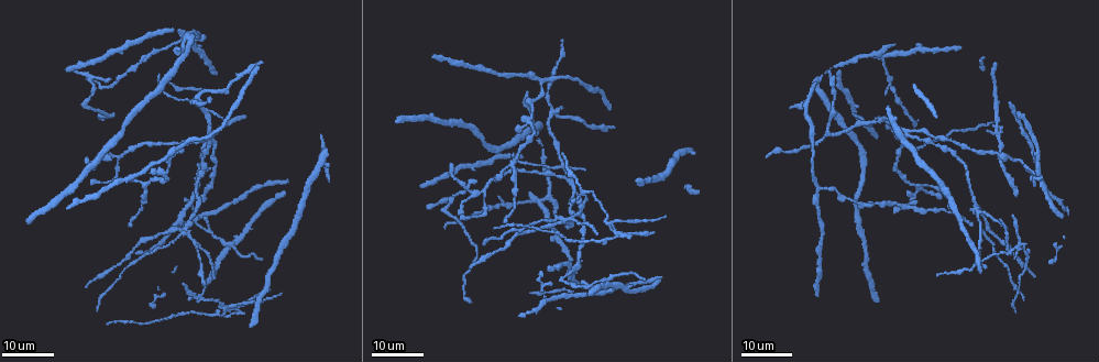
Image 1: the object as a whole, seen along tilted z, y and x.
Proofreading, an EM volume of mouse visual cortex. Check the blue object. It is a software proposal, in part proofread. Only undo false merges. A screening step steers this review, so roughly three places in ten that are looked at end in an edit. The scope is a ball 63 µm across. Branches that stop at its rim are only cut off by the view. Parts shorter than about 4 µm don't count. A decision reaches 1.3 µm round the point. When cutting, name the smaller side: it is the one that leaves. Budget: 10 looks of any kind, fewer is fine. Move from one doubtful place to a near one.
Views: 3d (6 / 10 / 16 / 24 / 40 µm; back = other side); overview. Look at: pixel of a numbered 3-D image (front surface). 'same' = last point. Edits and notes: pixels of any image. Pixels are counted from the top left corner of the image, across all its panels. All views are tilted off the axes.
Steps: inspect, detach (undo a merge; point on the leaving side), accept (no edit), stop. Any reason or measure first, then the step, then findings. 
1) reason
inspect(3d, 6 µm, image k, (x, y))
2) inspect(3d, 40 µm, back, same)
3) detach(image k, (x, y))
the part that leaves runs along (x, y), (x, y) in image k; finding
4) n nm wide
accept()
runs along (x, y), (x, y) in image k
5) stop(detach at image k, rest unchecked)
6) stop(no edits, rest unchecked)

inspect(3d, 24 µm, image 1, (909, 129))

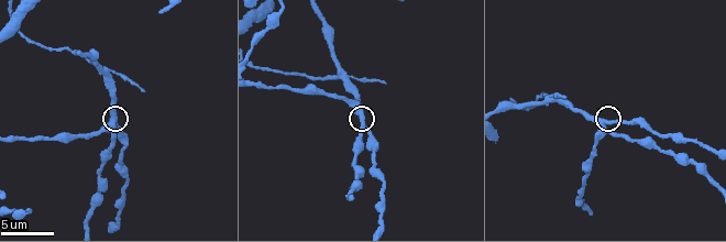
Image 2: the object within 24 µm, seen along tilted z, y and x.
inspect(3d, 6 µm, image 2, (608, 122))

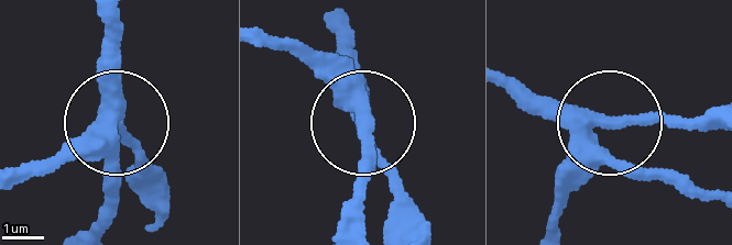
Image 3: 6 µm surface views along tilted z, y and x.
inspect(3d, 6 µm, back, image 3, (616, 123))

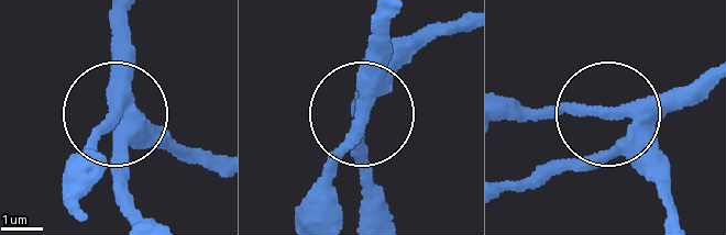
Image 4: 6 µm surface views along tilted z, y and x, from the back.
accept()
continuous, no second neuron

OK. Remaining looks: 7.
four-way junction
inspect(3d, 16 µm, image 1, (187, 235))

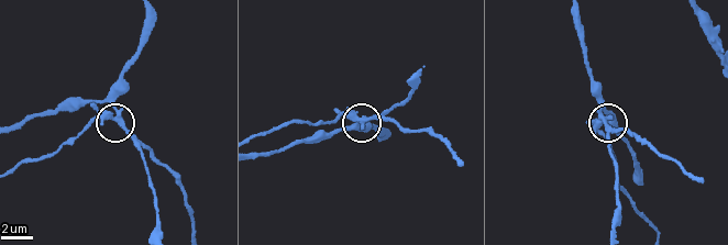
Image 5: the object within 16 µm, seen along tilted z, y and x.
closer look
inspect(3d, 10 µm, image 5, (359, 121))

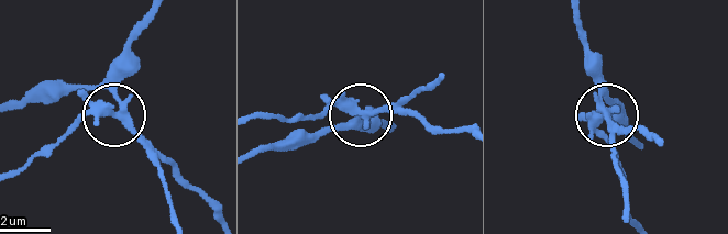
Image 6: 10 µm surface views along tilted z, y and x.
detach(image 6, (150, 143))
the part that leaves runs along (122, 120), (160, 179), (169, 216) in image 6; two neurons meet here

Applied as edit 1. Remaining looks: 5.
abrupt turn
inspect(3d, 16 µm, image 1, (1014, 158))

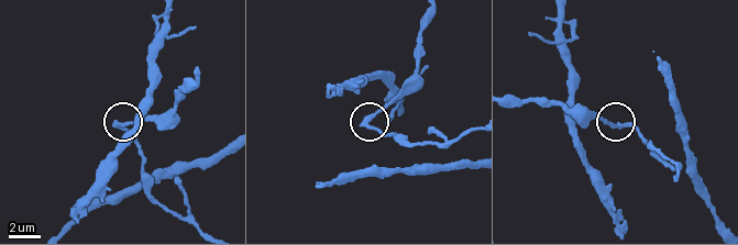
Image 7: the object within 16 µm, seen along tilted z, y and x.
zoom in
inspect(3d, 10 µm, image 7, (121, 126))

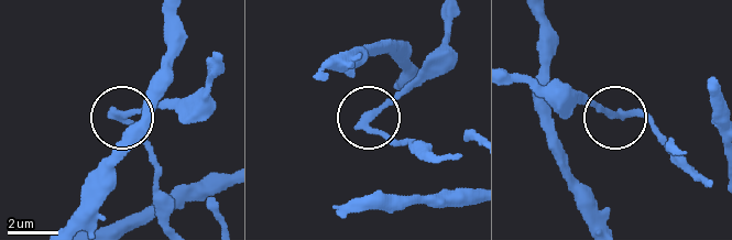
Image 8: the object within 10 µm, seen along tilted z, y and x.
detach(image 8, (390, 141))
the part that leaves runs along (364, 126), (395, 143), (413, 141), (454, 157) in image 8; two neurons meet here

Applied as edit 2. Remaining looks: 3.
three arms meet
inspect(3d, 24 µm, image 1, (919, 185))

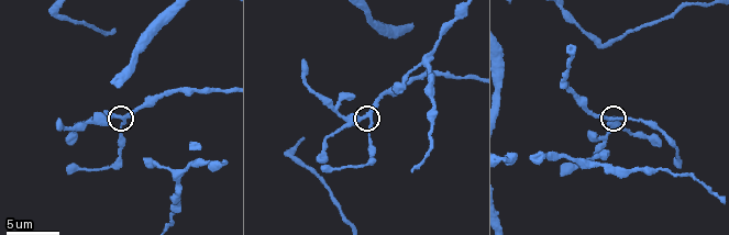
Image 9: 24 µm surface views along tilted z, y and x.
inspect(3d, 6 µm, image 9, (609, 117))

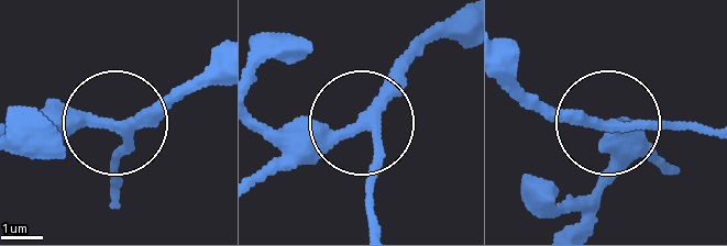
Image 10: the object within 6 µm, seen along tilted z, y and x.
accept()
runs along (510, 73), (560, 110), (610, 124), (609, 161) in image 10; all the same neuron

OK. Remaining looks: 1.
thick turns thin
inspect(3d, 16 µm, image 9, (61, 18))

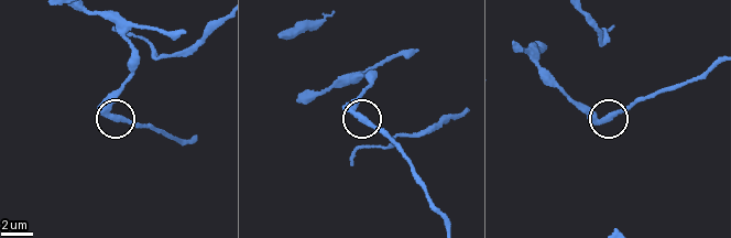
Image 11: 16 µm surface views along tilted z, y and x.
detach(image 11, (123, 119))
the part that leaves runs along (600, 122), (644, 99), (698, 82), (710, 69) in image 11; two neurons meet here

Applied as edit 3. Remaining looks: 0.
stop(detach at image 6, detach at image 8, detach at image 11, rest unchecked)

